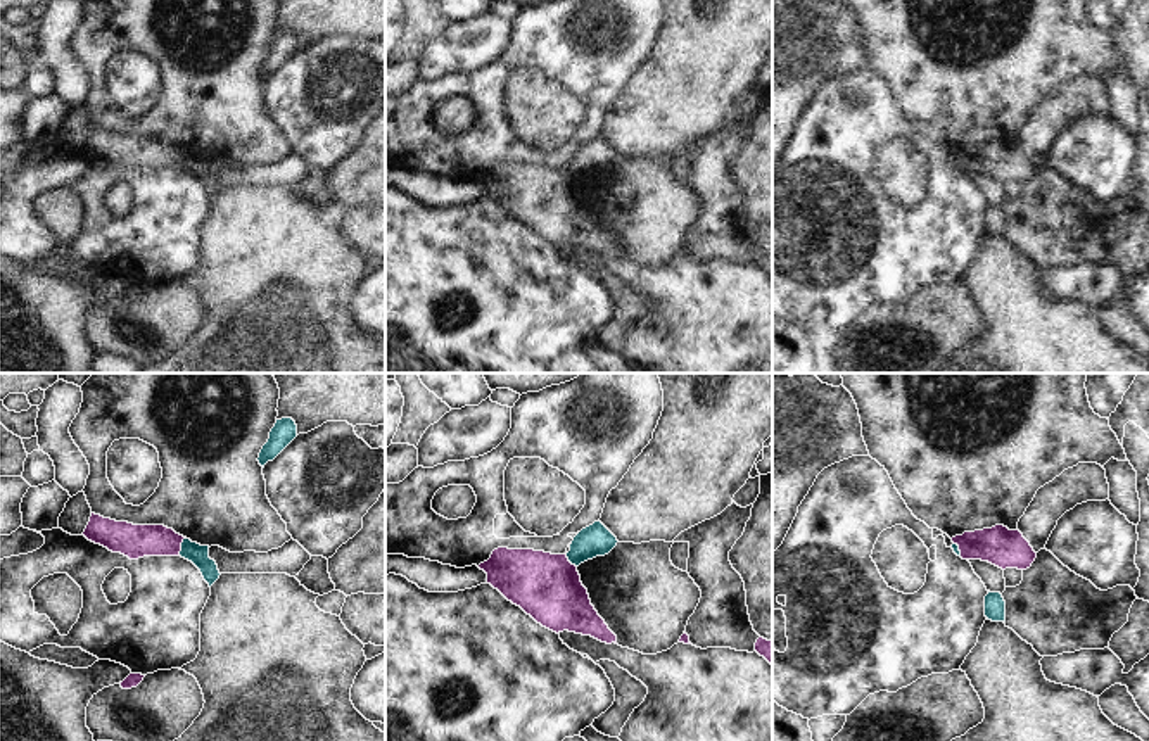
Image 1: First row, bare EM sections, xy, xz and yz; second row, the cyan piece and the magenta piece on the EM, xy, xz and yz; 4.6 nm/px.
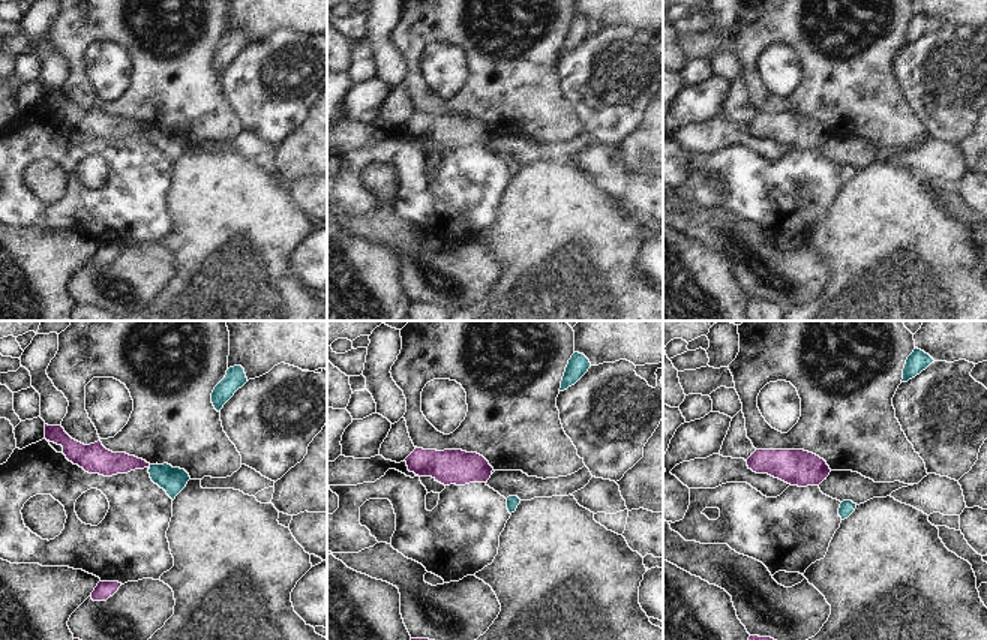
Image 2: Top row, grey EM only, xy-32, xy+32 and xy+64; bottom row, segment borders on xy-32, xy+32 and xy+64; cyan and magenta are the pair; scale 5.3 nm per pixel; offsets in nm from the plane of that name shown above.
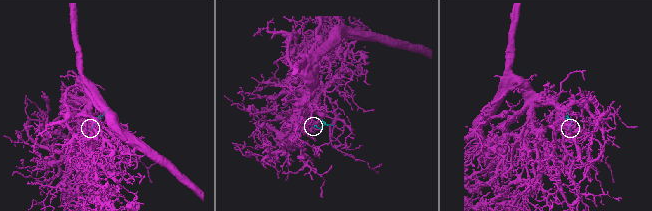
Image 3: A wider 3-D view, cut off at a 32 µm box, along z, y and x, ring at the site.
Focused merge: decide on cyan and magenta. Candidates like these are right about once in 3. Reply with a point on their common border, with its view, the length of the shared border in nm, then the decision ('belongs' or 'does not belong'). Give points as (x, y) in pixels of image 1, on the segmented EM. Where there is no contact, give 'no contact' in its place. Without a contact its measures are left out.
meets cyan in xy at (182, 546); contact 90 nm long; does not belong

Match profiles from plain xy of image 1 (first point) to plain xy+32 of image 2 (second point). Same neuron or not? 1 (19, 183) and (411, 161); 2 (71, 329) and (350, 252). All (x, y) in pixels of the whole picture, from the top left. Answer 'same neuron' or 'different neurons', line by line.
1: same neuron
2: same neuron

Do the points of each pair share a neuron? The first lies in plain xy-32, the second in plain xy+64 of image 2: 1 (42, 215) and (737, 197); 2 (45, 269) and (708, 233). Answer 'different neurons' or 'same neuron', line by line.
1: same neuron
2: different neurons

